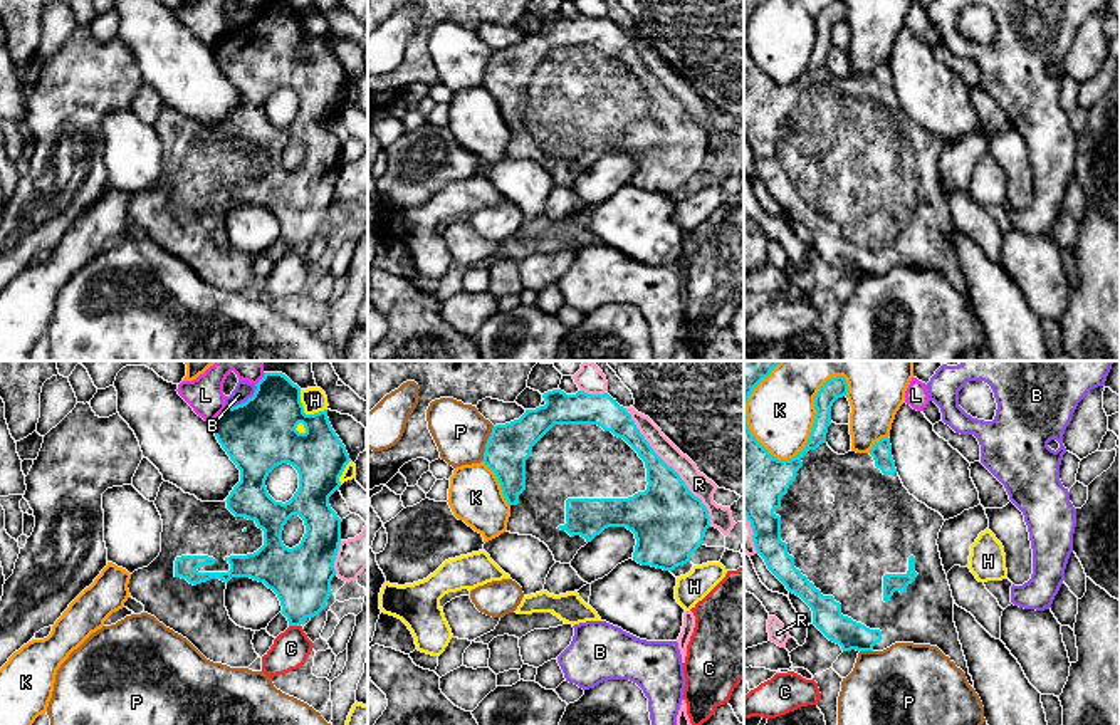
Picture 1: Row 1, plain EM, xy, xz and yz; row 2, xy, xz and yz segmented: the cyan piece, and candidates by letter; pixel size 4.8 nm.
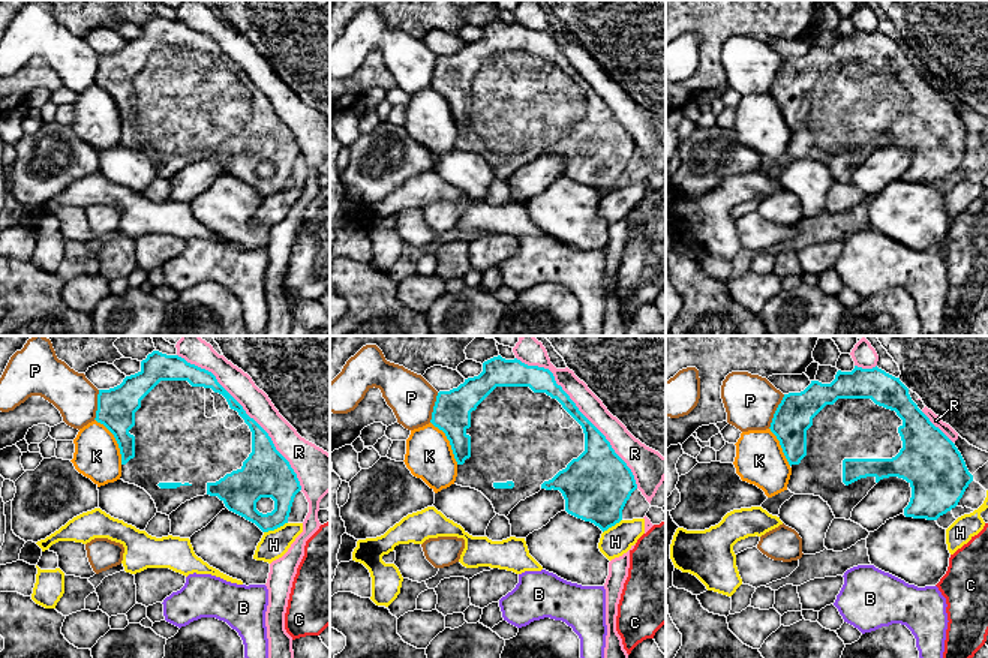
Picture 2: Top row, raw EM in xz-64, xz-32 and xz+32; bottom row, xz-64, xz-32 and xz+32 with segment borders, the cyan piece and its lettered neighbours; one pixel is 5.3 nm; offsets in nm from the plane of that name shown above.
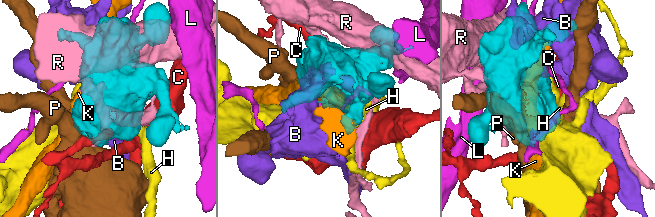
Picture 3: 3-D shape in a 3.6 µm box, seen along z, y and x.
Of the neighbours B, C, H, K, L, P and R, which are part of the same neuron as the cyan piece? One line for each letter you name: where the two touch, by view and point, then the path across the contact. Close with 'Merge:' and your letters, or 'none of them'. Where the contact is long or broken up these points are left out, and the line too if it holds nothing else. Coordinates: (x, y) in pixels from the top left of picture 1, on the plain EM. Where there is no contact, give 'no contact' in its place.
Merge: none of them

